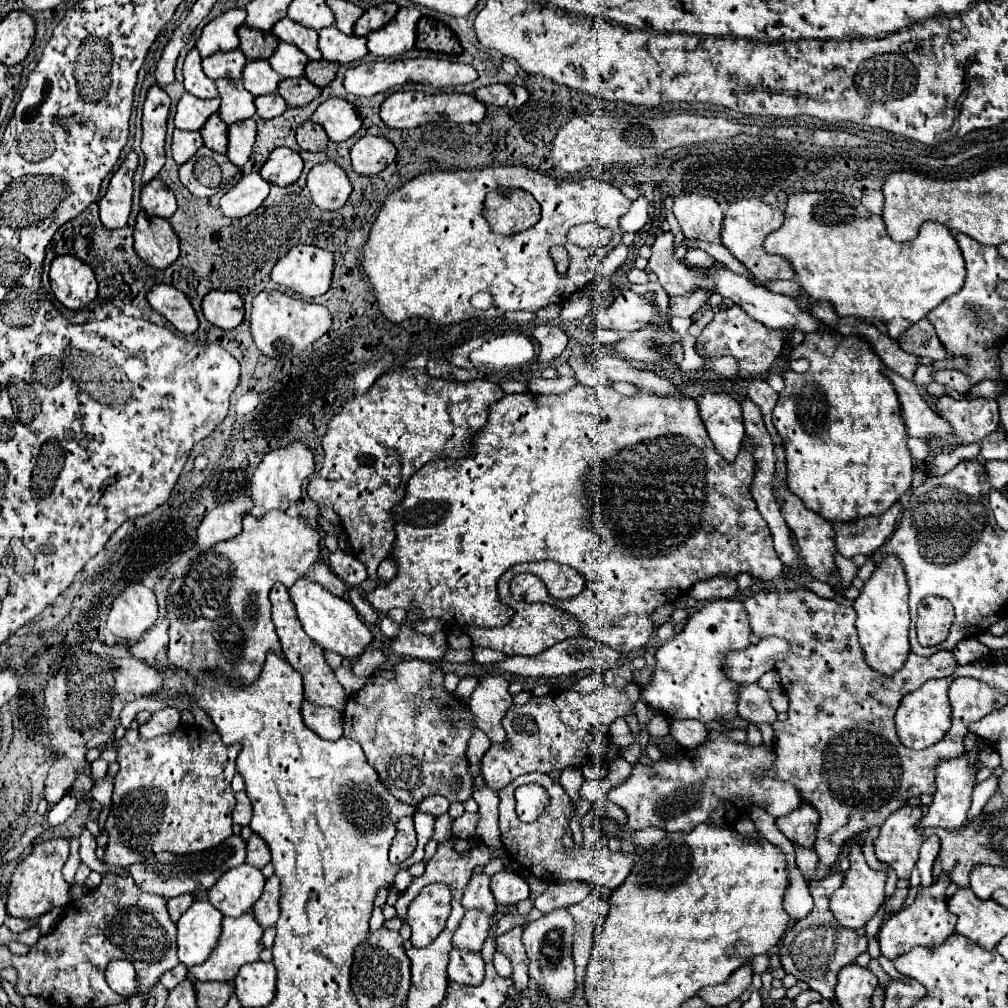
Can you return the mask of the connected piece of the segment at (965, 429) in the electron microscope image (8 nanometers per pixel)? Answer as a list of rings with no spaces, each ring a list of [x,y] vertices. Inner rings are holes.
[[[941,396],[935,402],[935,410],[951,422],[961,444],[981,442],[999,426],[999,406],[991,398],[955,400],[951,396]]]

